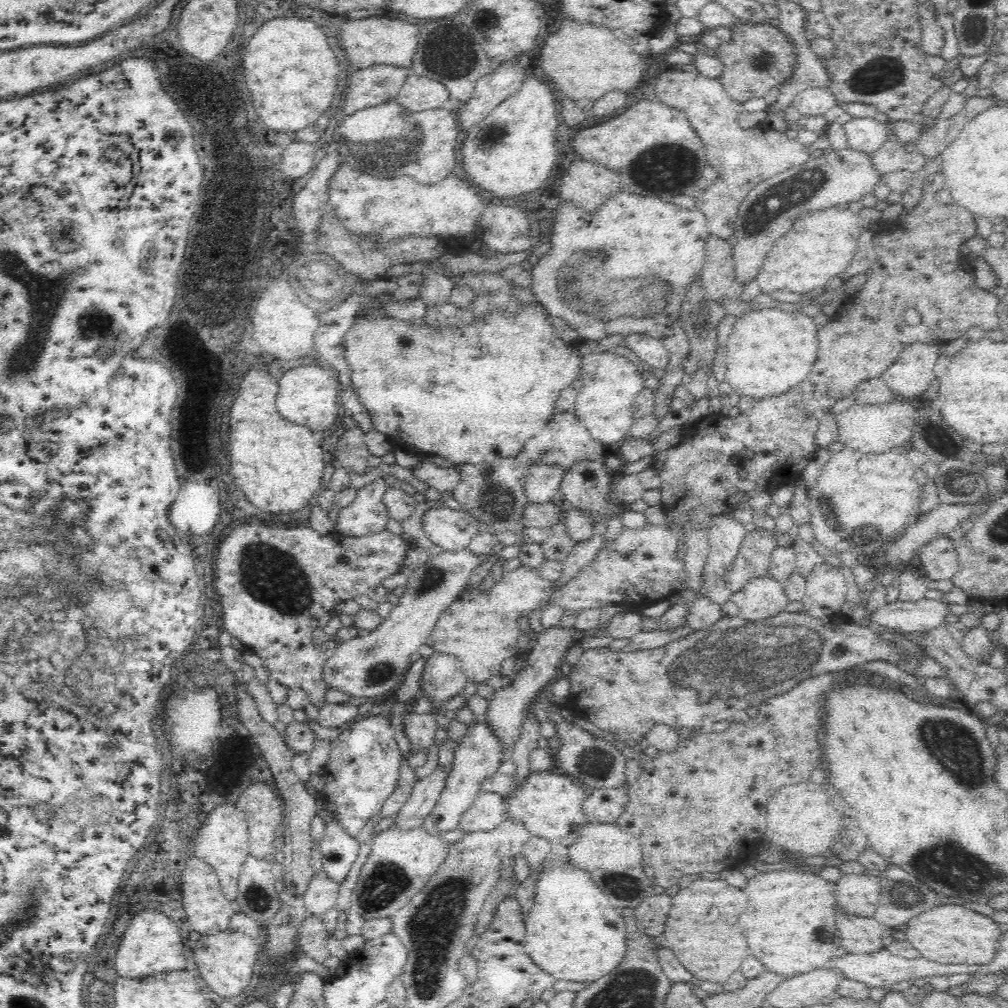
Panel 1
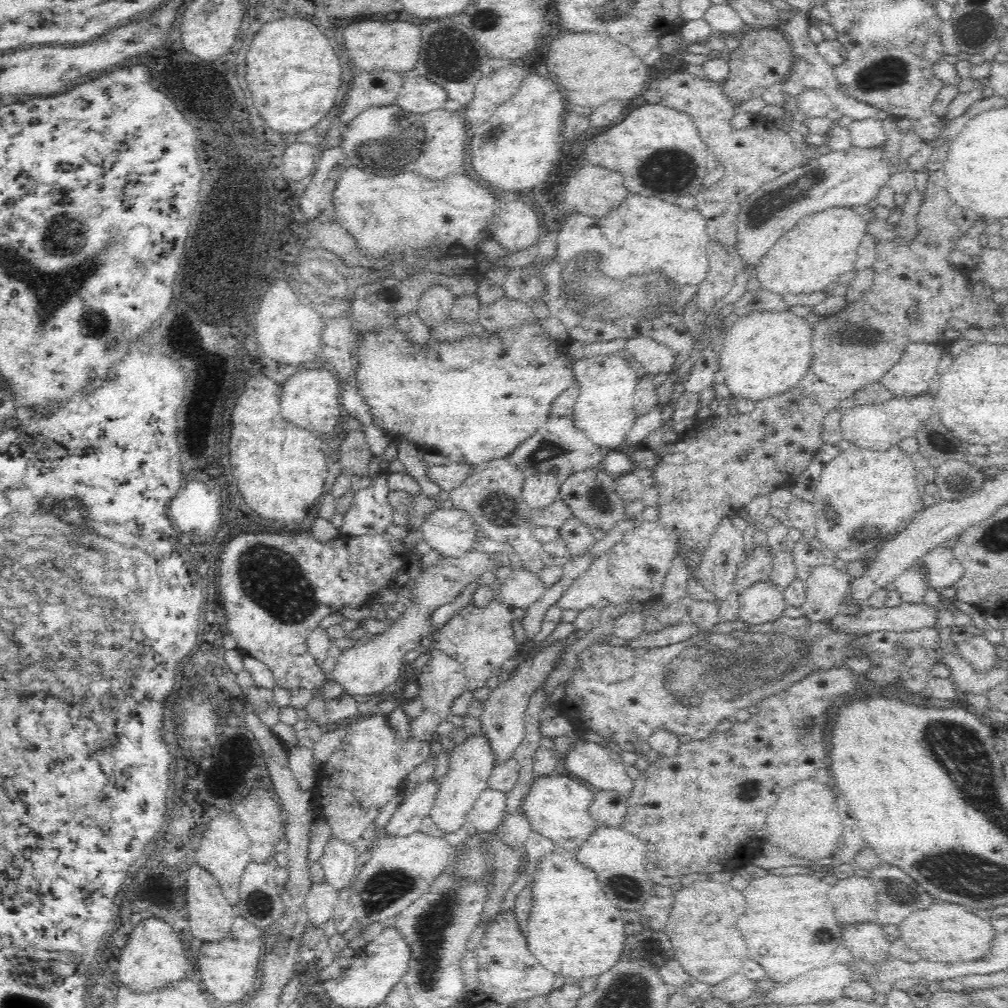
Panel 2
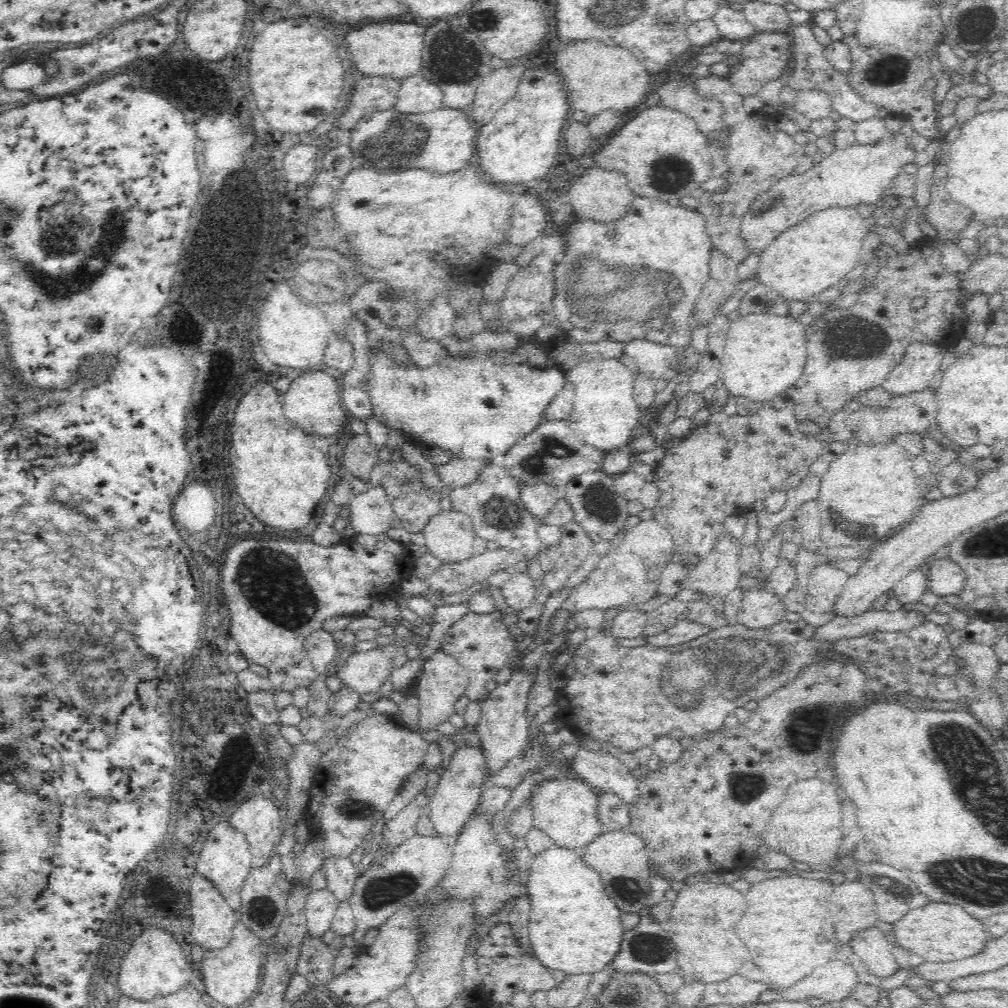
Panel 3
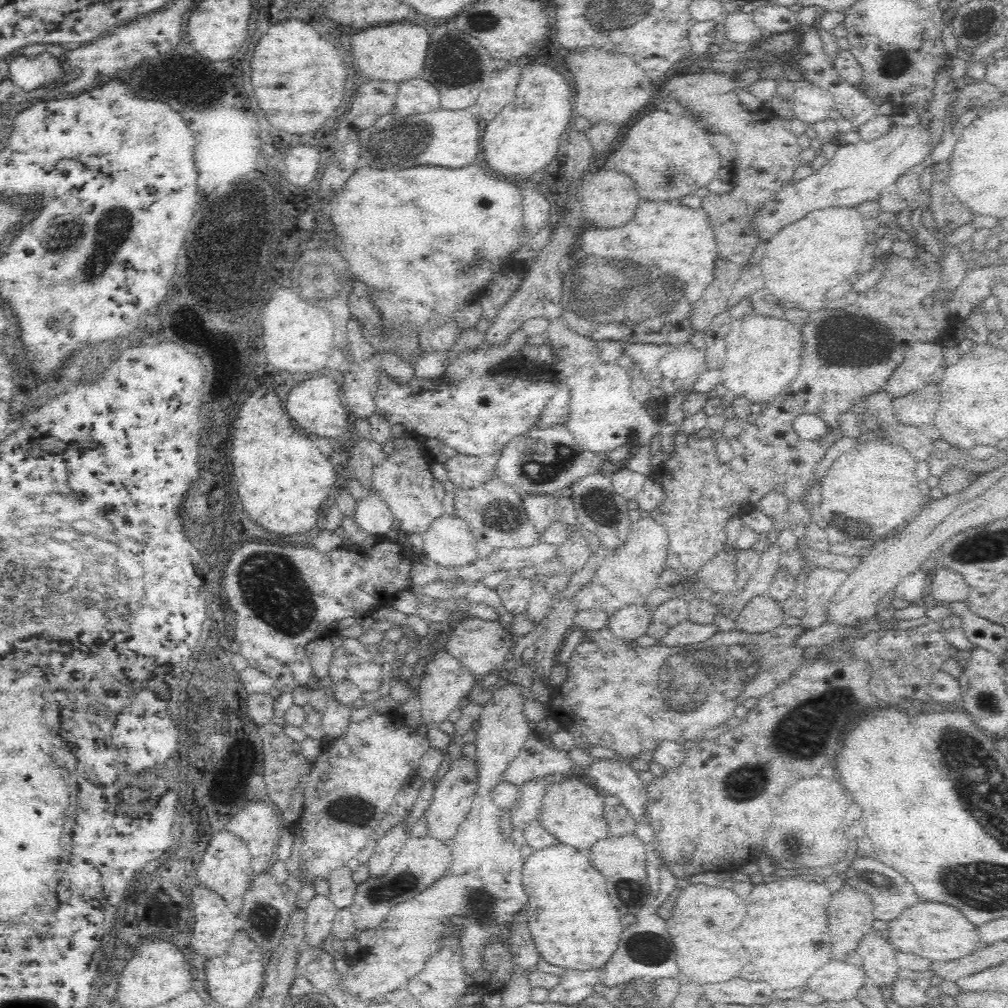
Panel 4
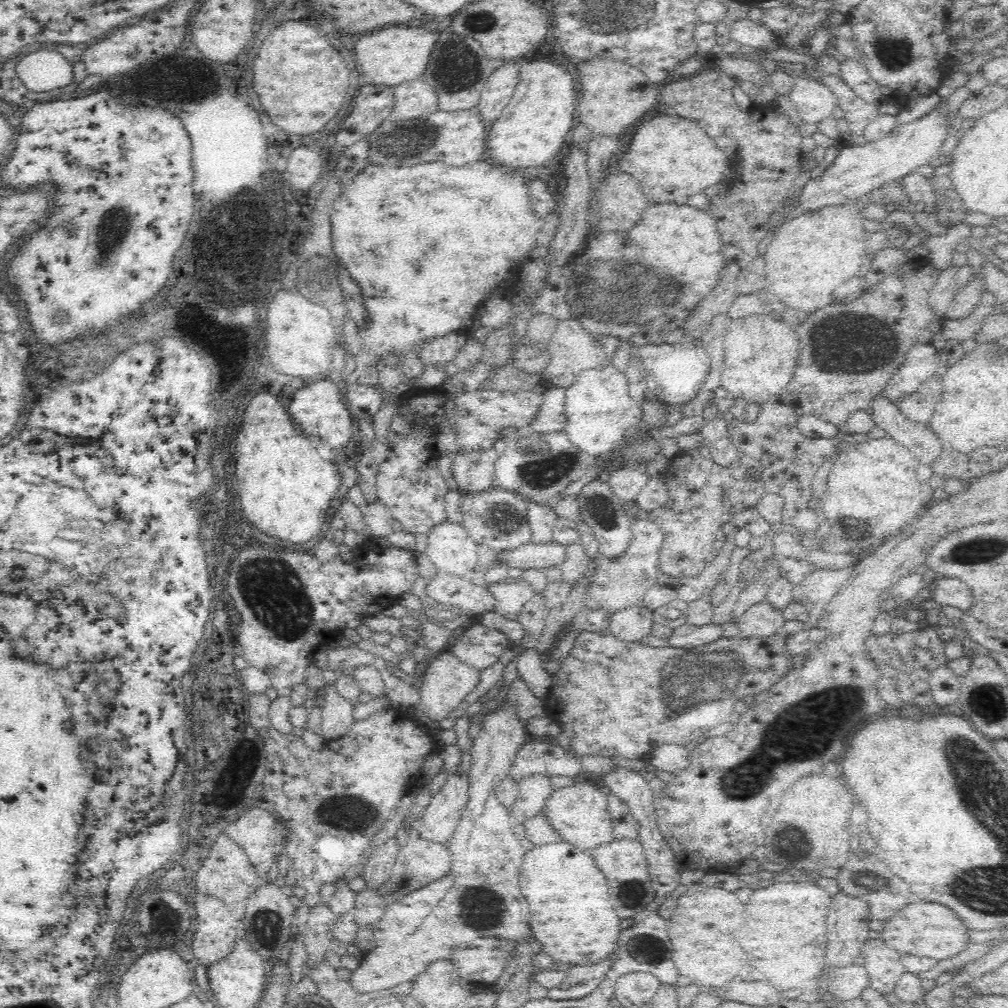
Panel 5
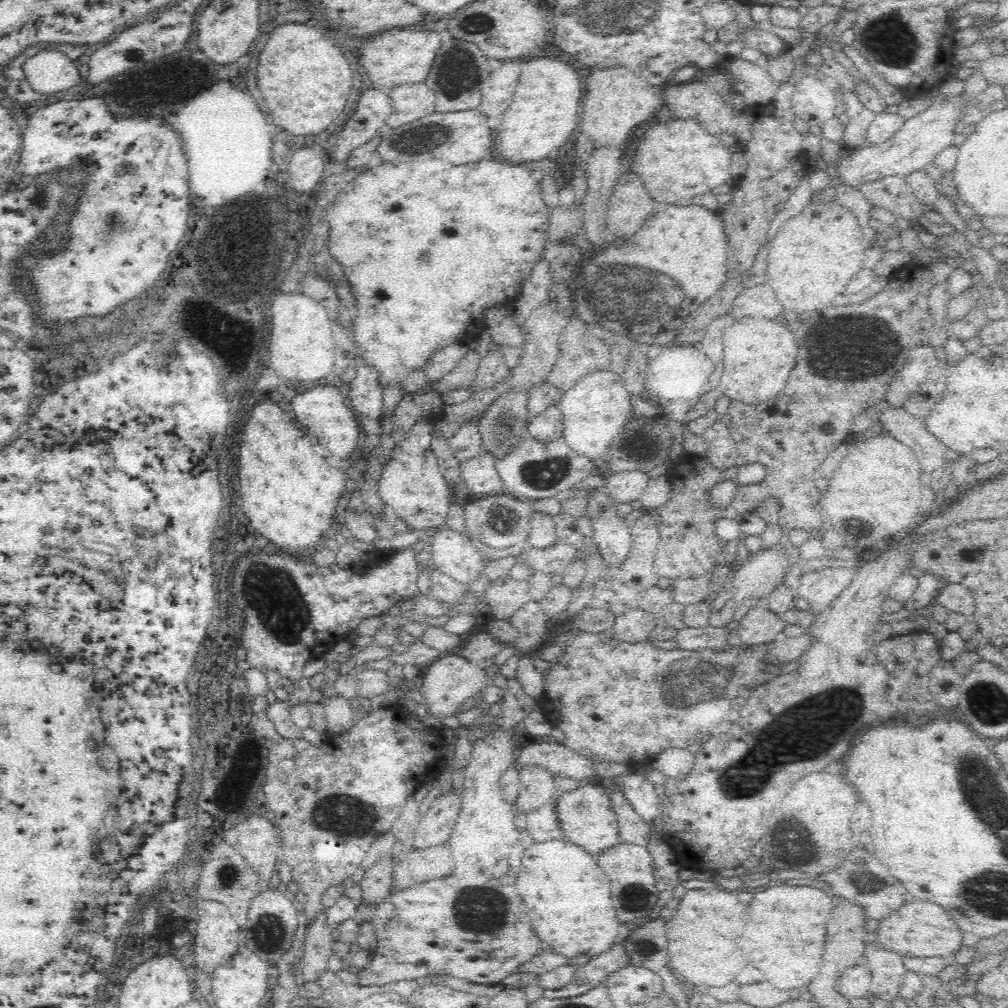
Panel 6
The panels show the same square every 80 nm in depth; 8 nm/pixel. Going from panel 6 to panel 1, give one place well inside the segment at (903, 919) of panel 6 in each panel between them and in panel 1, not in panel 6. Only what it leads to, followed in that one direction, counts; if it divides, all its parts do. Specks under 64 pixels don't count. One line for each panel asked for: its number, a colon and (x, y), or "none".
1: (948, 934)
2: (945, 932)
3: (939, 932)
4: (934, 931)
5: (926, 929)

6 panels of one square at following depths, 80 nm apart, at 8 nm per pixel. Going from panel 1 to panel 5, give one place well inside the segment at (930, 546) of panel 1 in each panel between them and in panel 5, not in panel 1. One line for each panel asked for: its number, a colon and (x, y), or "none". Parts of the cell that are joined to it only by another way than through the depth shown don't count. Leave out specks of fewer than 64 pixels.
2: (944, 569)
3: (945, 578)
4: (947, 586)
5: (948, 591)

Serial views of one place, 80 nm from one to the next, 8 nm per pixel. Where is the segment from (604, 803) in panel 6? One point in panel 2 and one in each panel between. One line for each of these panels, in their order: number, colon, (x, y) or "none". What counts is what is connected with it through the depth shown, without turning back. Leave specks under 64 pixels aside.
2: (557, 806)
3: (565, 809)
4: (573, 811)
5: (578, 812)

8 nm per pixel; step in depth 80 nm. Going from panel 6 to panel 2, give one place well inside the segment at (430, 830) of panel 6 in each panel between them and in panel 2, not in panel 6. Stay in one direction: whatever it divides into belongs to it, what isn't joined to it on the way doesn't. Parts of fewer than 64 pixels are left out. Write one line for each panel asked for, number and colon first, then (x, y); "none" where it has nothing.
2: (471, 763)
3: (456, 797)
4: (452, 798)
5: (441, 817)

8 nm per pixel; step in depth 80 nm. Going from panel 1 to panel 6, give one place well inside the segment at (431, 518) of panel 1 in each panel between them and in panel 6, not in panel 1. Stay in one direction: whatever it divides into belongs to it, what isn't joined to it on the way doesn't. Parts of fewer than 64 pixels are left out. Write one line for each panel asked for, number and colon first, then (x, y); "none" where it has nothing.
2: (452, 532)
3: (449, 536)
4: (449, 542)
5: (450, 548)
6: (452, 553)

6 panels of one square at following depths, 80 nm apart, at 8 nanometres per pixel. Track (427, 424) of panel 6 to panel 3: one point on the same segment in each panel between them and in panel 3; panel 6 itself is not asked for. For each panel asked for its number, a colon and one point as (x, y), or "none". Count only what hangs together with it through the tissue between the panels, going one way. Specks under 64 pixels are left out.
3: (414, 504)
4: (403, 479)
5: (408, 482)

